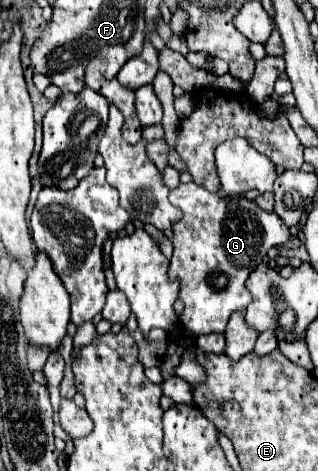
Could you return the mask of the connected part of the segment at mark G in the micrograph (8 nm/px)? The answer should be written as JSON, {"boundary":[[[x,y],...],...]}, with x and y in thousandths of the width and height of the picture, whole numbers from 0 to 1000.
{"boundary":[[[569,389],[531,410],[531,427],[575,448],[575,465],[544,478],[544,546],[531,563],[531,592],[563,597],[563,635],[582,648],[557,669],[563,686],[613,715],[708,707],[720,669],[777,656],[789,643],[770,609],[789,575],[852,524],[909,512],[909,486],[890,465],[858,456],[858,448],[821,444],[802,427],[764,414],[720,418],[714,427],[619,389]]]}

